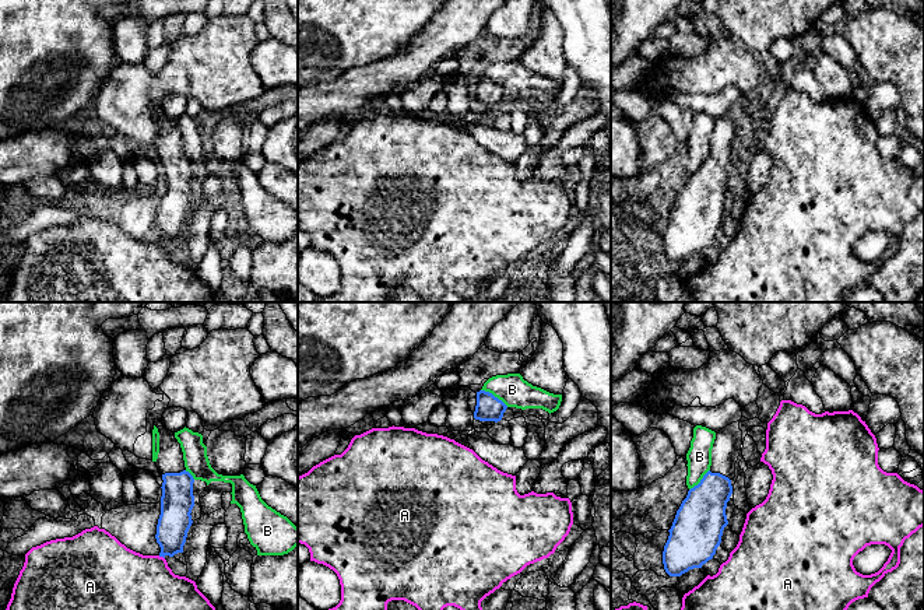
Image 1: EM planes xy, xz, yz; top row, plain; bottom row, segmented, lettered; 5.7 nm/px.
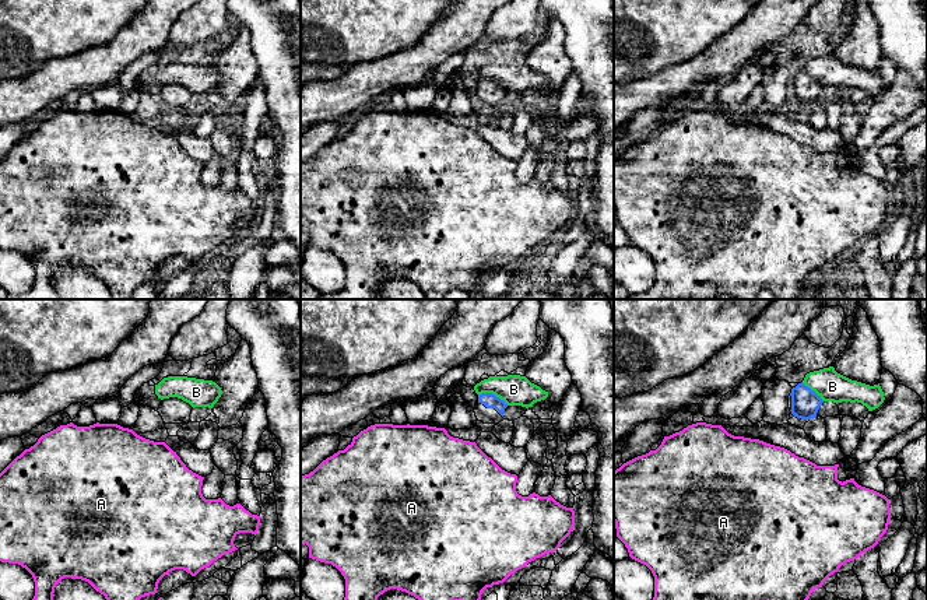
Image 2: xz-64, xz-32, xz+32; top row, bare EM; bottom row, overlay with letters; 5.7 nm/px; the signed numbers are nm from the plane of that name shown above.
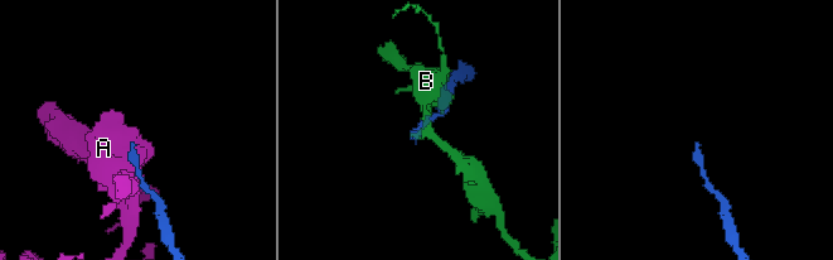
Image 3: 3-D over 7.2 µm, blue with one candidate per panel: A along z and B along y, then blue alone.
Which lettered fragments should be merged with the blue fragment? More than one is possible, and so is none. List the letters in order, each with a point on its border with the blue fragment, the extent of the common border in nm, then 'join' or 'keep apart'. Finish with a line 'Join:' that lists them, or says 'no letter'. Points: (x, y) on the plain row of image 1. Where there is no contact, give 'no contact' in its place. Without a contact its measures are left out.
A: meets blue in xy at (161, 242); contact 40 nm long; keep apart
B: meets blue in xz at (494, 83); contact 190 nm long; keep apart
Join: no letter

